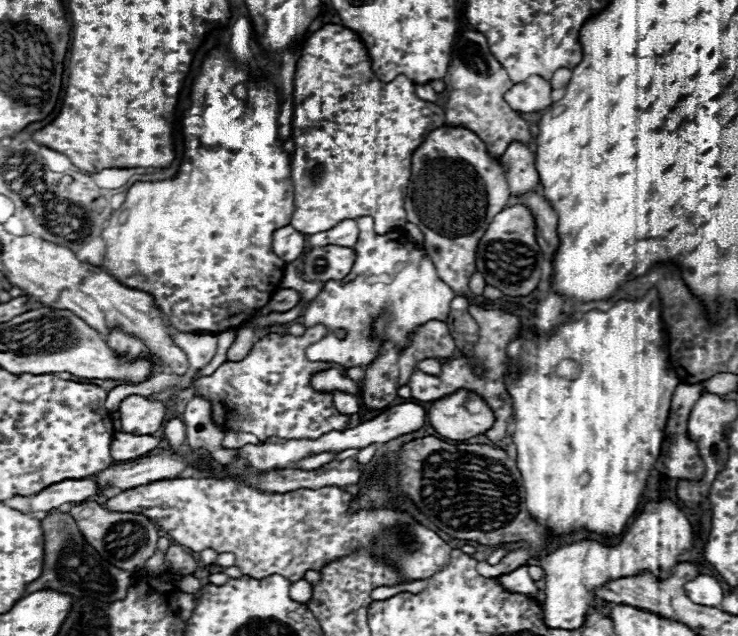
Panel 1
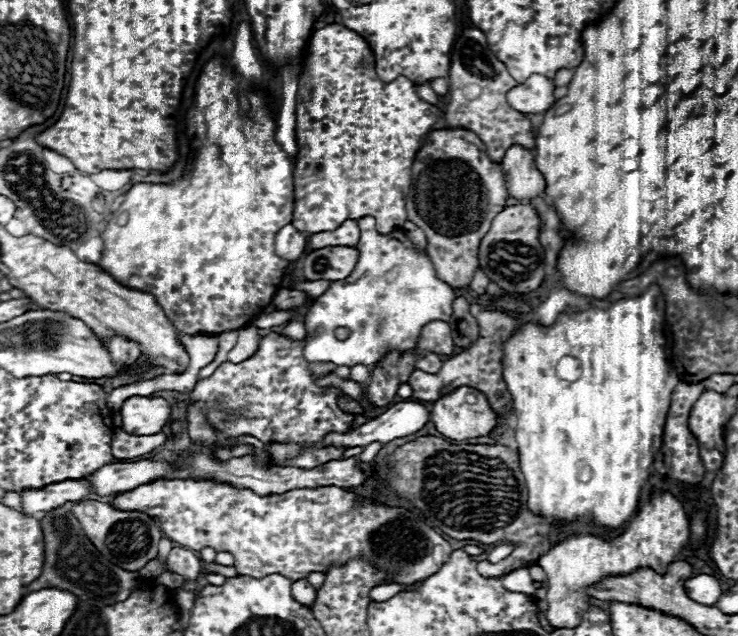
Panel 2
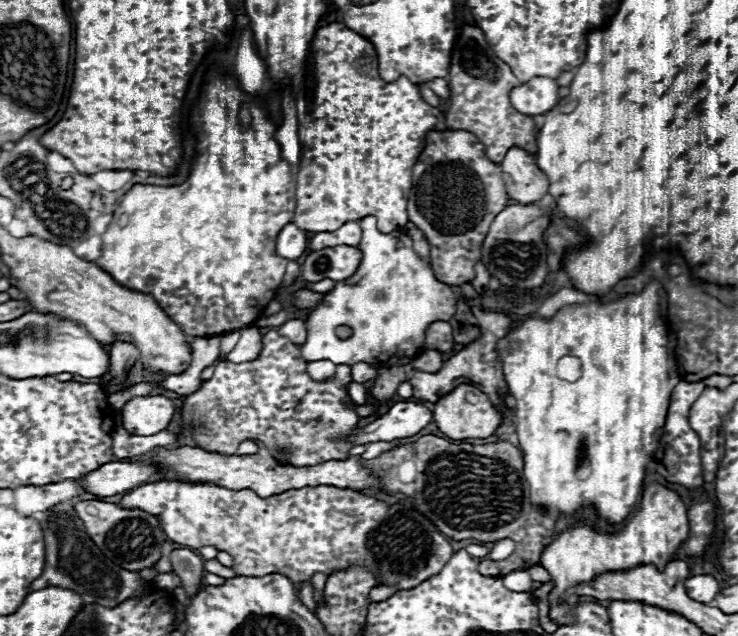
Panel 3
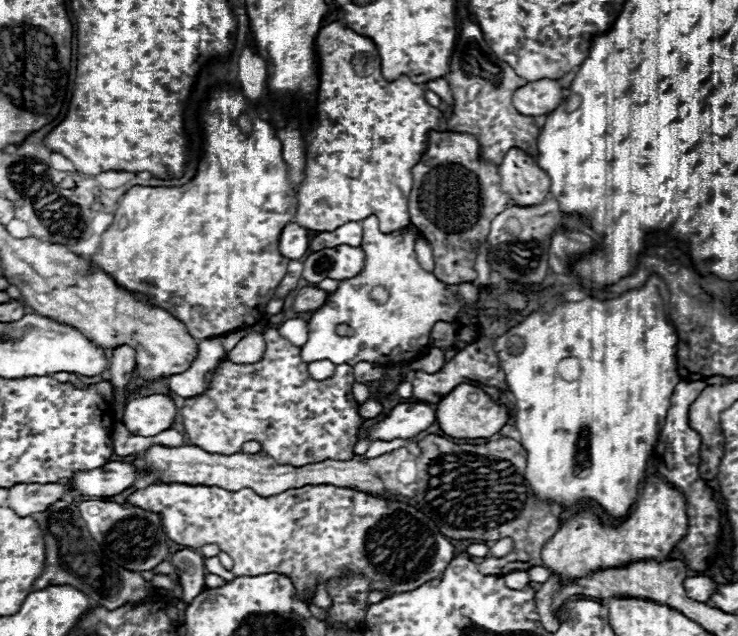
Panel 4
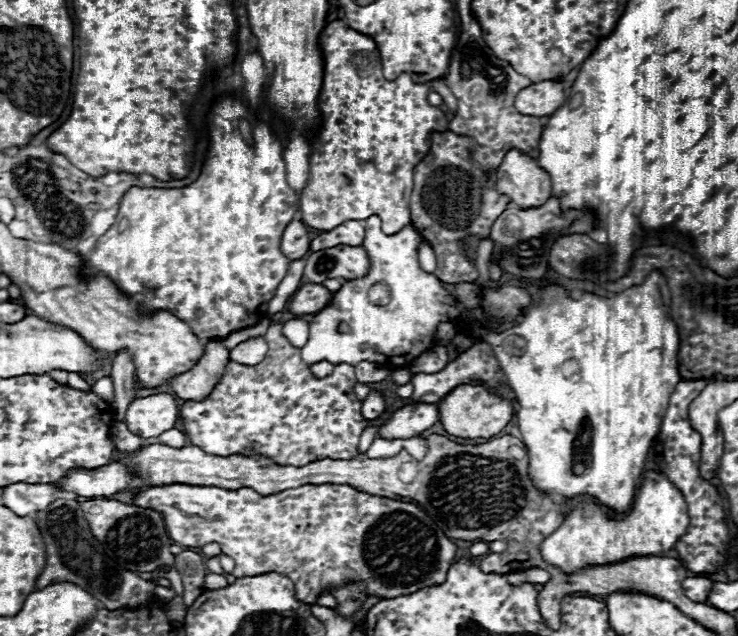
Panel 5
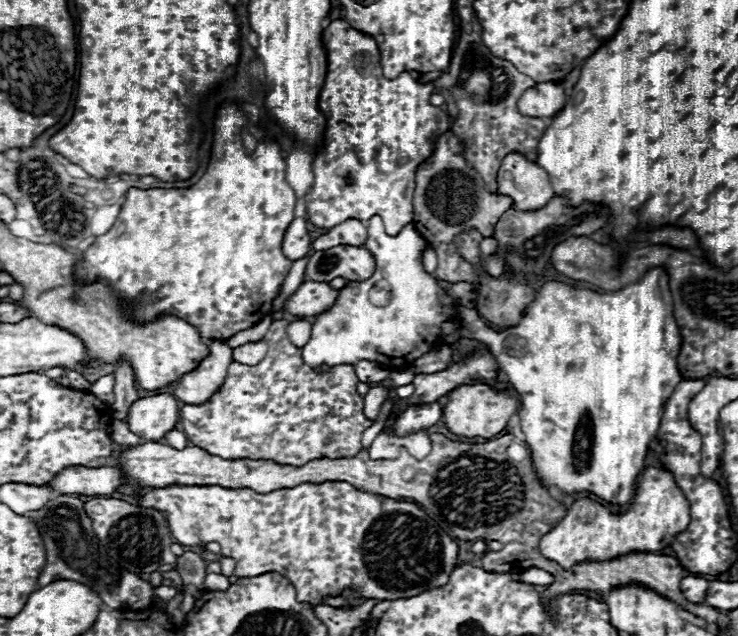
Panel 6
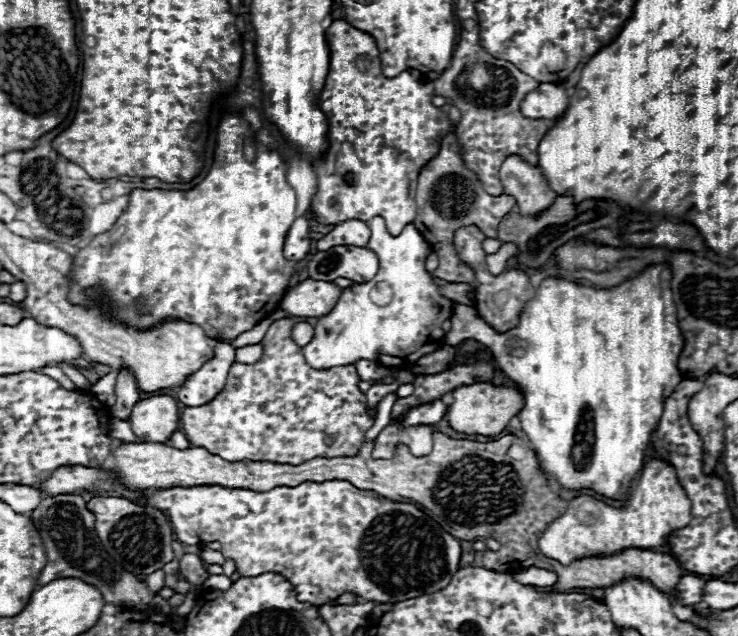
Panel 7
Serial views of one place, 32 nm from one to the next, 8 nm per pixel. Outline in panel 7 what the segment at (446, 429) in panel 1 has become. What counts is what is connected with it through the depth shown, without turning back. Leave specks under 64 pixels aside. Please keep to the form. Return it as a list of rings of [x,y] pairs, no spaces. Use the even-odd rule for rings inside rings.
[[[488,382],[460,386],[452,390],[452,404],[446,410],[446,420],[454,432],[462,434],[480,434],[480,436],[496,436],[500,434],[512,416],[516,416],[524,406],[522,394],[516,386],[494,386]]]

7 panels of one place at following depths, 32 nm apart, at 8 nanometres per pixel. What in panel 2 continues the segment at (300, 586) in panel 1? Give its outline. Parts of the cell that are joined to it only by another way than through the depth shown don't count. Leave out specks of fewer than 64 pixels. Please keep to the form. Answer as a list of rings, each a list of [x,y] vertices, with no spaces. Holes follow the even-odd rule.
[[[298,580],[292,584],[292,596],[300,602],[300,604],[306,604],[310,606],[310,602],[314,600],[314,588],[310,582],[306,580]]]

